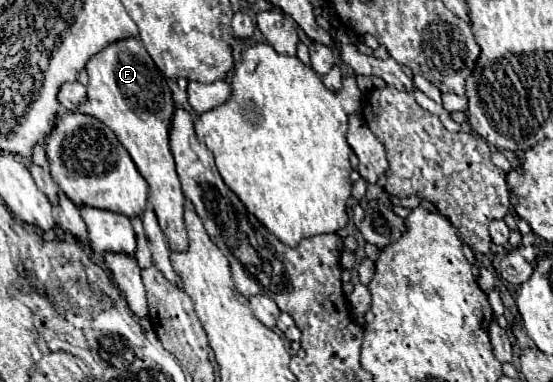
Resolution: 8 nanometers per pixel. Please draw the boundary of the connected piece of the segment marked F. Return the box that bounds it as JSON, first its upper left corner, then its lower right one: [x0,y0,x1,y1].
[76,37,188,251]

